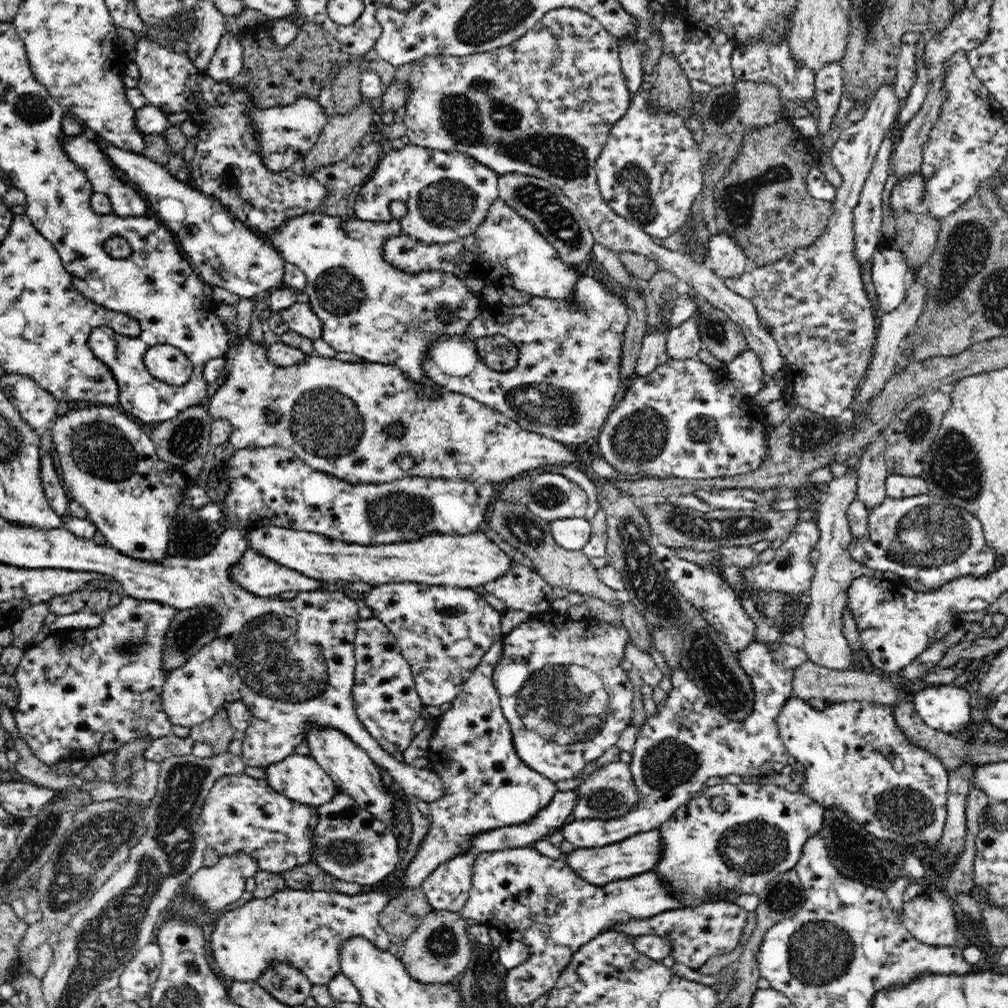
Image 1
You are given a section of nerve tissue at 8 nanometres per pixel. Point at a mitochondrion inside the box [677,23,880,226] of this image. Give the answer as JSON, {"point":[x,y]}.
{"point":[724,107]}

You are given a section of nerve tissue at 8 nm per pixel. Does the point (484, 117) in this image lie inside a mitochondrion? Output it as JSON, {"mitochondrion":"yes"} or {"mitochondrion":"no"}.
{"mitochondrion":"yes"}

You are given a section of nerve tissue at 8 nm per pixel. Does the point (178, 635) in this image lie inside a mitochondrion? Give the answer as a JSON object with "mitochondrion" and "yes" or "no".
{"mitochondrion":"yes"}

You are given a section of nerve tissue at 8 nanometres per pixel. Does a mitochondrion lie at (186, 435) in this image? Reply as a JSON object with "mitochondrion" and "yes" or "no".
{"mitochondrion":"yes"}

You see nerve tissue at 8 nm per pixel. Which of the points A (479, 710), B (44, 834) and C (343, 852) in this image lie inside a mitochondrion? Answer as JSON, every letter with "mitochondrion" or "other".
{"A":"other","B":"mitochondrion","C":"mitochondrion"}

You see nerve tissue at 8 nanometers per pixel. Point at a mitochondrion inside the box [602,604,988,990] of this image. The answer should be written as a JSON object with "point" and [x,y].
{"point":[819,952]}

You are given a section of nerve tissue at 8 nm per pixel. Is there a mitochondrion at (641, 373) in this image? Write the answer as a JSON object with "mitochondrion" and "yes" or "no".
{"mitochondrion":"no"}

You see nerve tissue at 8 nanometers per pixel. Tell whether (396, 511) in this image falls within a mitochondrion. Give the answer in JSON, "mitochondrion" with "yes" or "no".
{"mitochondrion":"yes"}

